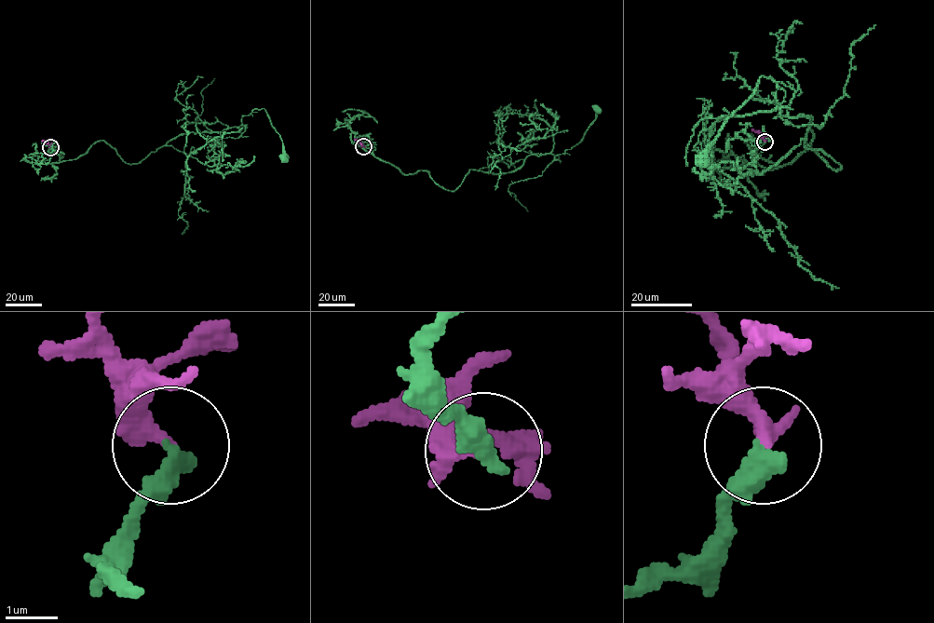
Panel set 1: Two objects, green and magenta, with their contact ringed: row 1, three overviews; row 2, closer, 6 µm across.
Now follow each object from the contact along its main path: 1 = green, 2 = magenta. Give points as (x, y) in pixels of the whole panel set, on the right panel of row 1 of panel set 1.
1: (764, 142), (787, 165), (809, 130), (841, 169), (770, 75), (701, 160)
2: (764, 142), (761, 133), (751, 128)

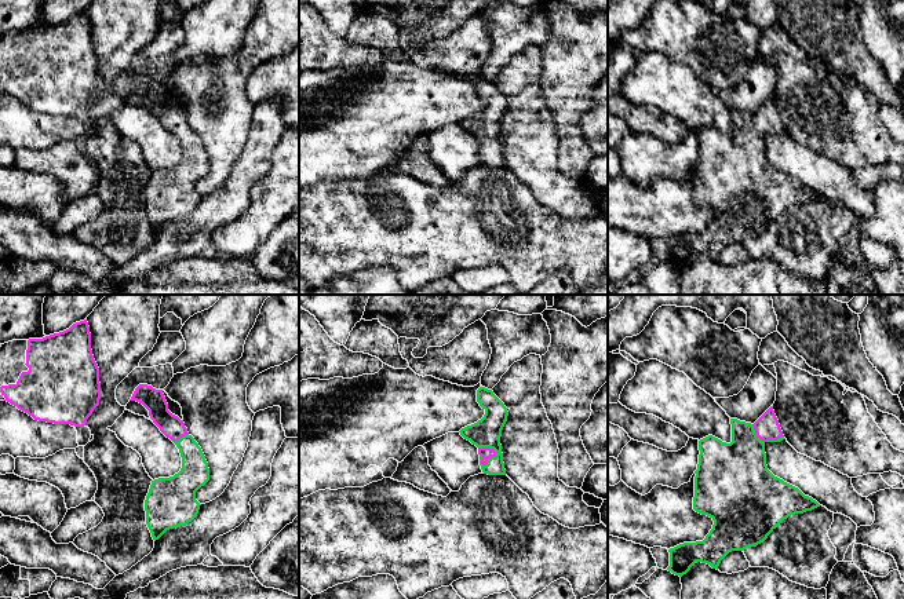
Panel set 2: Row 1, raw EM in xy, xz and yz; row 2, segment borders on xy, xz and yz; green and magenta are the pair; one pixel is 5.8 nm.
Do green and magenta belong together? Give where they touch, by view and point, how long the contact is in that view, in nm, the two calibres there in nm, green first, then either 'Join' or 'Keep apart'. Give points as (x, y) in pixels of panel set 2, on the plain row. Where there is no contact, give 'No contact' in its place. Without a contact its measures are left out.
Touches green at xz (495, 142). Shared border 130 nm. Thickness 170 nm (green) against 70 nm. Join

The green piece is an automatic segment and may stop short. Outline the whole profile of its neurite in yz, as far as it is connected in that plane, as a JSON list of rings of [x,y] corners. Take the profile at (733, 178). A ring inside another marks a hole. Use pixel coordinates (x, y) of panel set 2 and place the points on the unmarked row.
[[[773,98],[754,116],[737,110],[730,110],[730,116],[730,135],[712,127],[699,132],[700,146],[695,162],[693,201],[710,208],[714,216],[703,233],[684,234],[668,241],[670,258],[667,262],[675,267],[682,269],[697,253],[718,262],[721,252],[729,244],[757,238],[788,208],[820,198],[816,191],[768,161],[765,135],[785,131]]]

